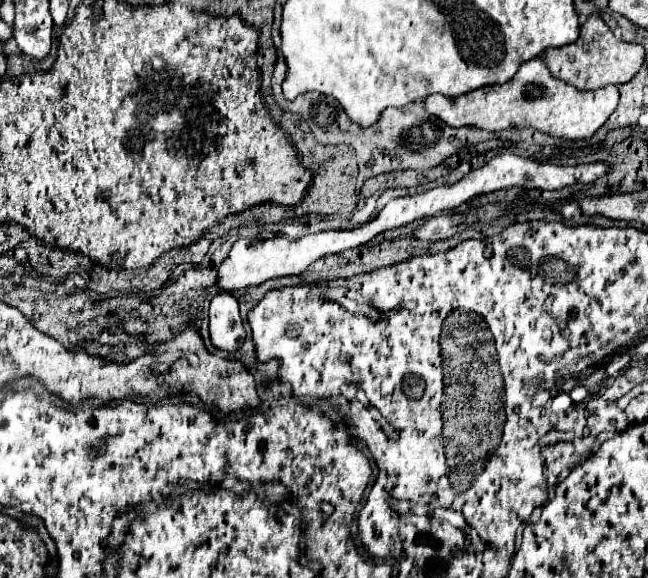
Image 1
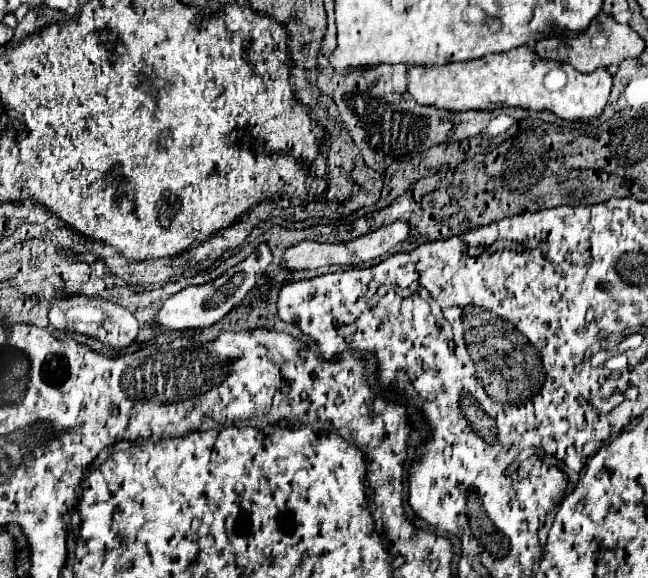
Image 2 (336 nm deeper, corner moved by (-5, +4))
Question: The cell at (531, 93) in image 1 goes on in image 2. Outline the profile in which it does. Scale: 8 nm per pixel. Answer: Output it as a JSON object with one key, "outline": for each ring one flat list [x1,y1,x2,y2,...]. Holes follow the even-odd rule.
{"outline":[[527,45,507,53,493,53,473,61,445,65,407,65,407,89,421,105,433,105,447,111,469,111,497,107,521,107,533,111,551,111,561,119,597,119,609,99,611,75,607,69,579,73,571,65,541,61]]}

